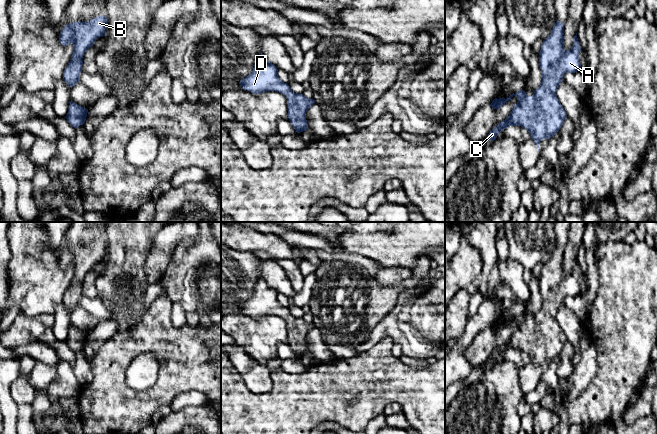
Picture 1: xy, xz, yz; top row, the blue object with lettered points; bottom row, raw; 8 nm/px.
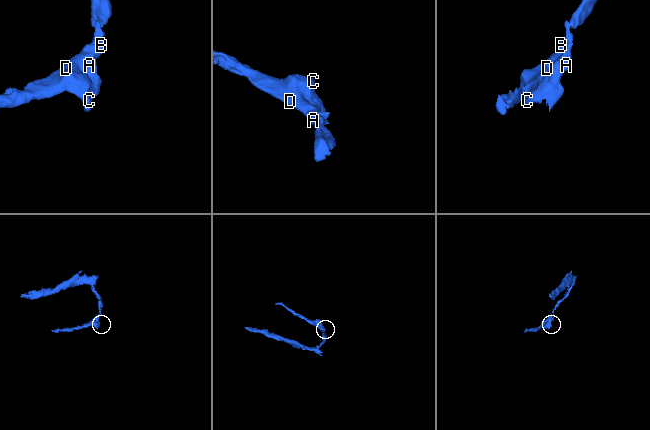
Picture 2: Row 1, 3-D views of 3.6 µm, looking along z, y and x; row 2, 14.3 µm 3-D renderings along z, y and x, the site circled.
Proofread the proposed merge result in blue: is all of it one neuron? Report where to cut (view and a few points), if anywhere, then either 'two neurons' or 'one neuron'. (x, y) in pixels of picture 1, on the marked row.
no cut; one neuron

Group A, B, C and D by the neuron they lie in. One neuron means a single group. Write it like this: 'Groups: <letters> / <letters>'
Groups: A B C D

